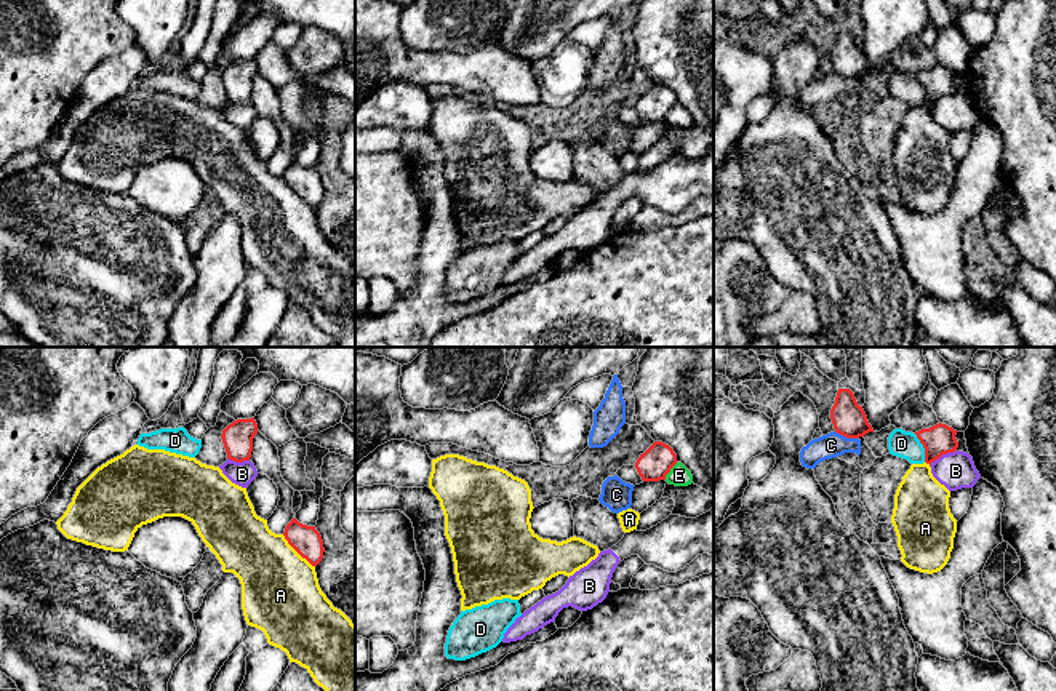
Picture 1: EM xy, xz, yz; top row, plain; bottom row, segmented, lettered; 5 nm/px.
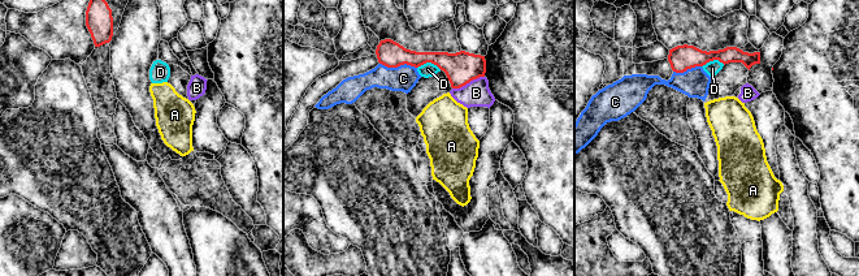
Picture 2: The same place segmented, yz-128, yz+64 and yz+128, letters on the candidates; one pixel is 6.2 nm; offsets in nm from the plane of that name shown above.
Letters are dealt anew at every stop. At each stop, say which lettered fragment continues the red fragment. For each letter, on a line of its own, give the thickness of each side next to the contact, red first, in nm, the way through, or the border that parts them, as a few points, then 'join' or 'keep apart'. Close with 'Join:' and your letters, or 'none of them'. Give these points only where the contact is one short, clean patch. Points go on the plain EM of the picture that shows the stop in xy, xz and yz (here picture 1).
A: calibres 150 and 400 nm; keep apart
B: calibres 150 and 190 nm; border yz (956, 91), (941, 96), (930, 107); keep apart
C: calibres 170 and 120 nm; keep apart
D: calibres 150 and 140 nm; border yz (914, 75), (924, 90), (925, 103); keep apart
E: calibres 160 and 110 nm; keep apart
Join: none of them

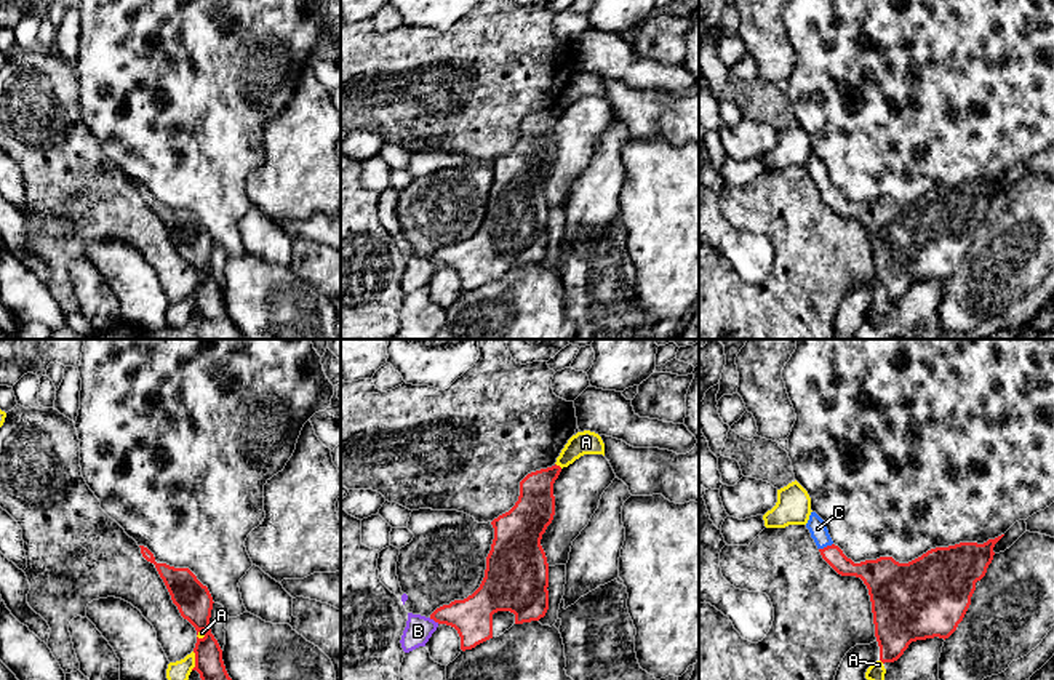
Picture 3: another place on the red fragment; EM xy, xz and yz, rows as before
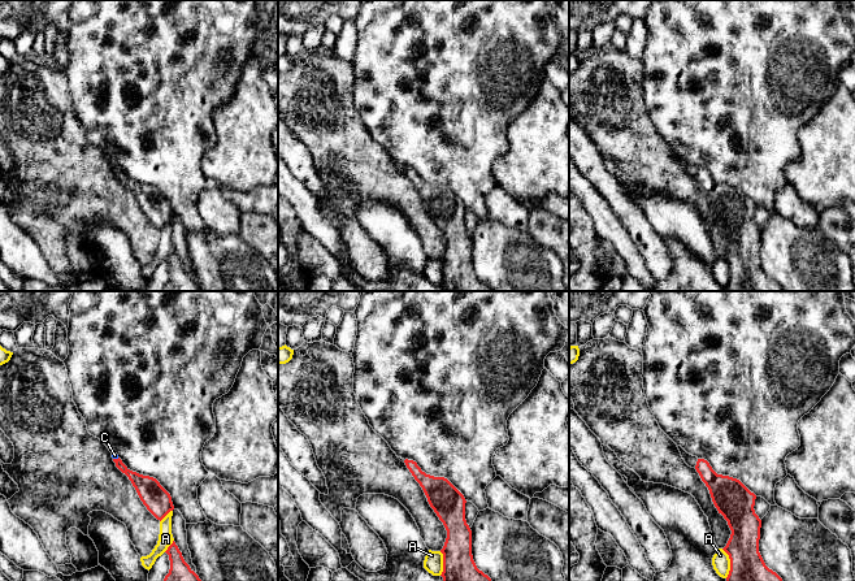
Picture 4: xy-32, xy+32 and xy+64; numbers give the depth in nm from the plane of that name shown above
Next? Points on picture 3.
A: calibres 220 and 120 nm; keep apart
B: calibres 200 and 140 nm; border xz (429, 260), (439, 264); keep apart
C: calibres 110 and 90 nm; way yz (869, 213), (848, 210), (827, 188), (818, 170); join
Join: C

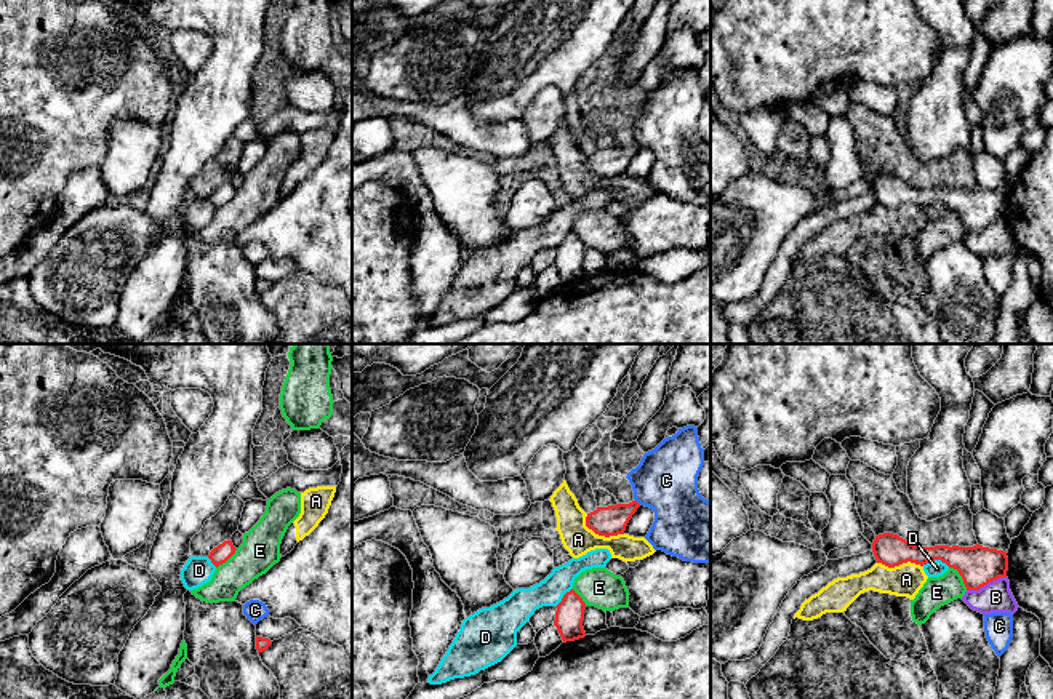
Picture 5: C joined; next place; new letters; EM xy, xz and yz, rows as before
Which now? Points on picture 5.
A: calibres 150 and 160 nm; keep apart
B: calibres 200 and 160 nm; border yz (1005, 218), (989, 223), (978, 231), (967, 232); keep apart
C: calibres 150 and 320 nm; keep apart
D: calibres 200 and 90 nm; border yz (922, 207), (941, 202), (949, 208); keep apart
E: calibres 200 and 150 nm; keep apart
Join: none of them

